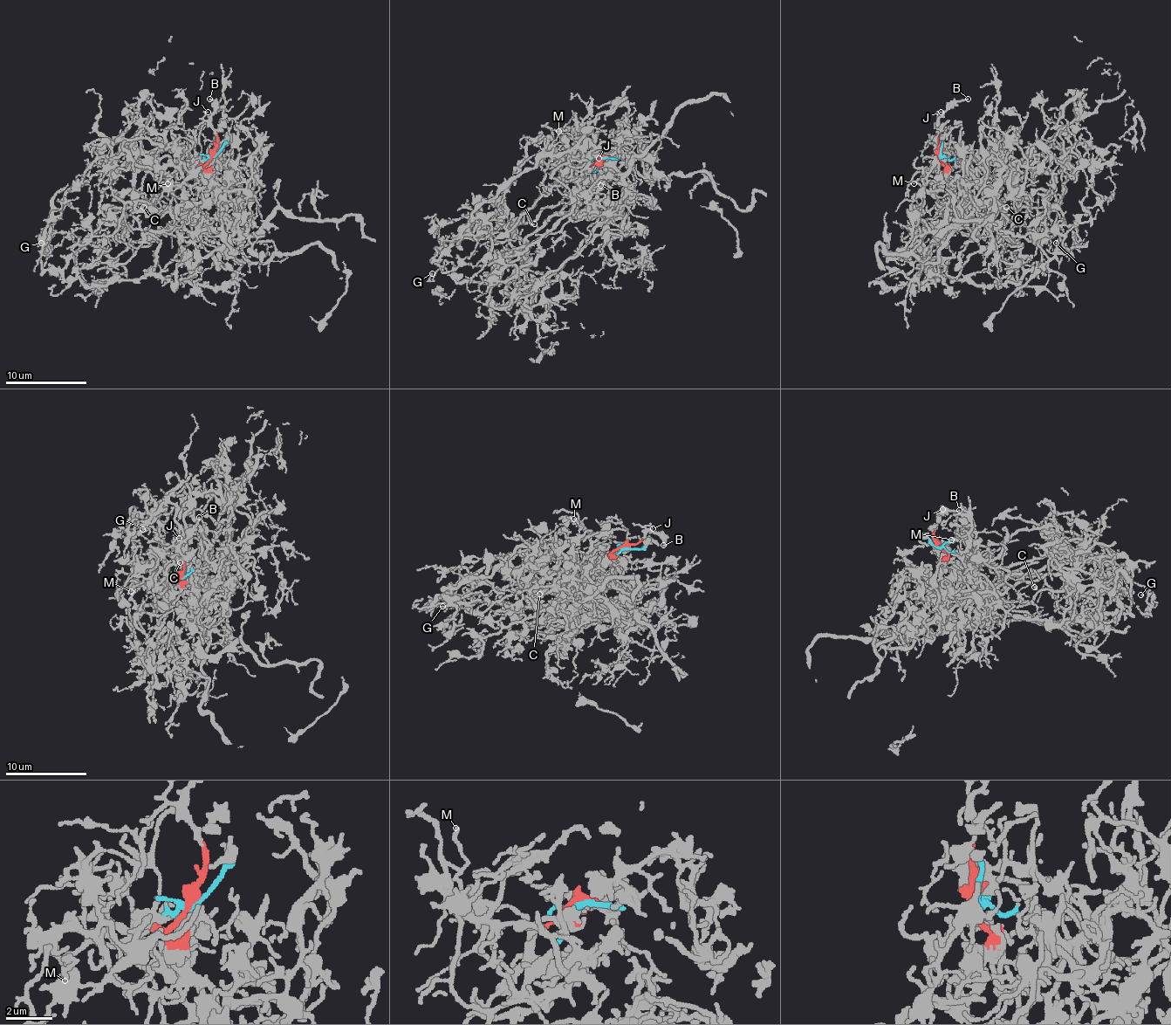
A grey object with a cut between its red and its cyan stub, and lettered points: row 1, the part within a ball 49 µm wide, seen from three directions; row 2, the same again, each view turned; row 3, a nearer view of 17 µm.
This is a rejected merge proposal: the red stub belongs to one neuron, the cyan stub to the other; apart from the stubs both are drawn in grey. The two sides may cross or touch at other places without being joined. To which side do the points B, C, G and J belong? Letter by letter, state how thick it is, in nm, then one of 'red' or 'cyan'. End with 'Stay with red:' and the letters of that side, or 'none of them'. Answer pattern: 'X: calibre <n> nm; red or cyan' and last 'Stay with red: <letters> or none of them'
B: calibre 140 nm; red
C: calibre 110 nm; cyan
G: calibre 90 nm; cyan
J: calibre 140 nm; red
Stay with red: B, J

